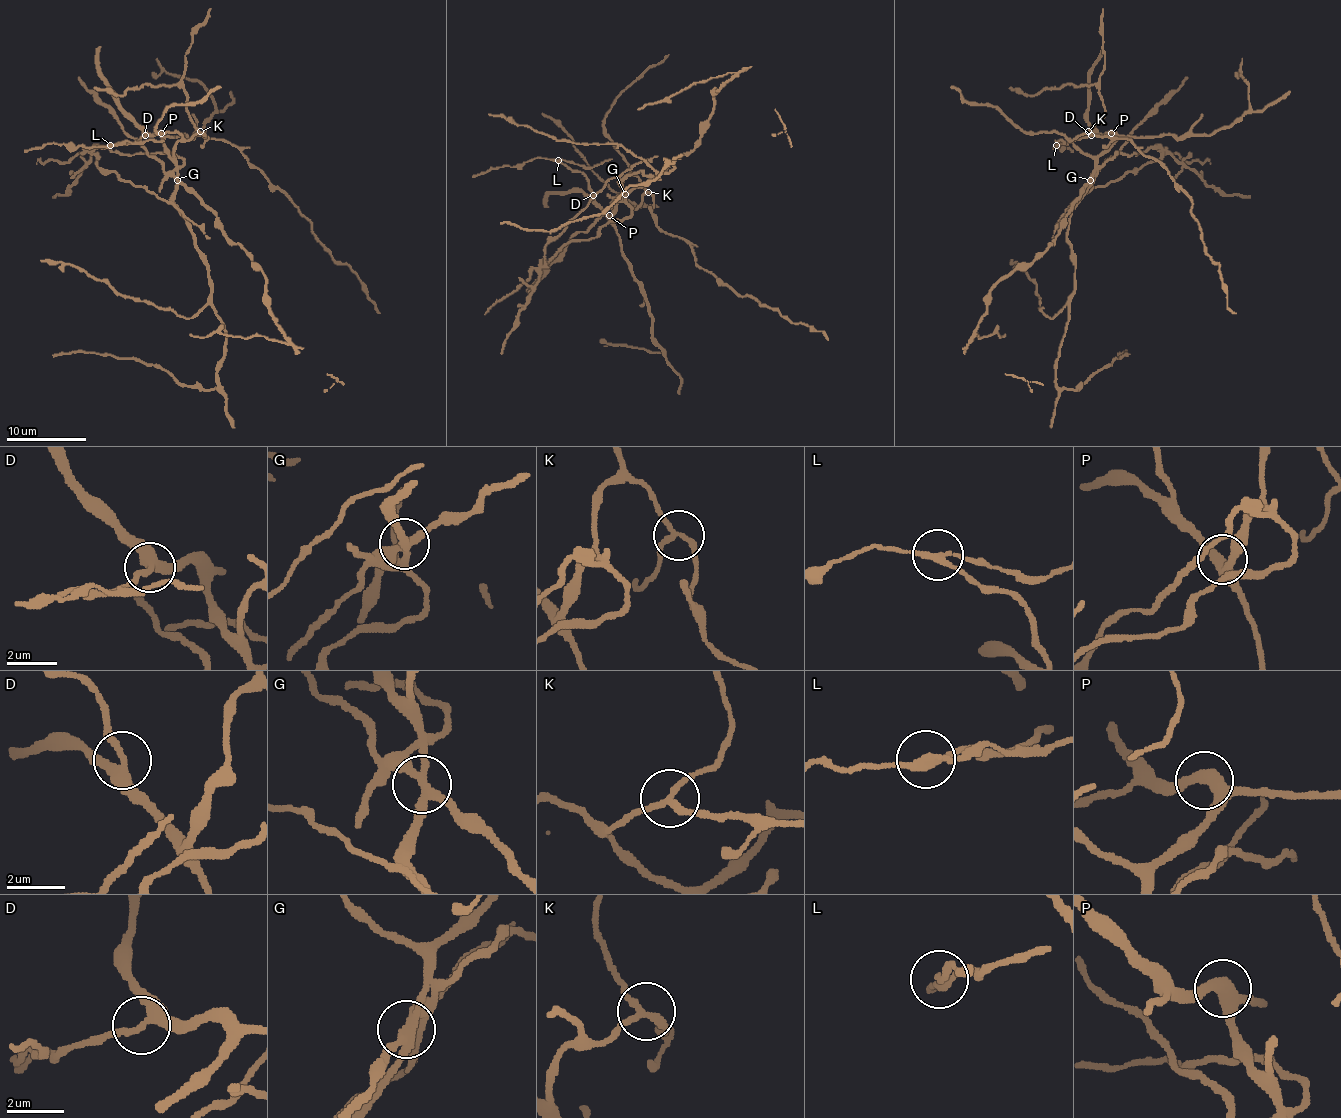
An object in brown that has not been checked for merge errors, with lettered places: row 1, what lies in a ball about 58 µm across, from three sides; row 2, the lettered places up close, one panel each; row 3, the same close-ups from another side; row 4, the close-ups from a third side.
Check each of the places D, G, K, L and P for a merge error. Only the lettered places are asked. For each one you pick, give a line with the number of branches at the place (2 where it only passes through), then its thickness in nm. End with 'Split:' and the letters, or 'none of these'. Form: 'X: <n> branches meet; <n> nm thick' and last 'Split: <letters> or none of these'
G: 4 branches meet; 280 nm thick
L: 3 branches meet; 200 nm thick
Split: G, L

